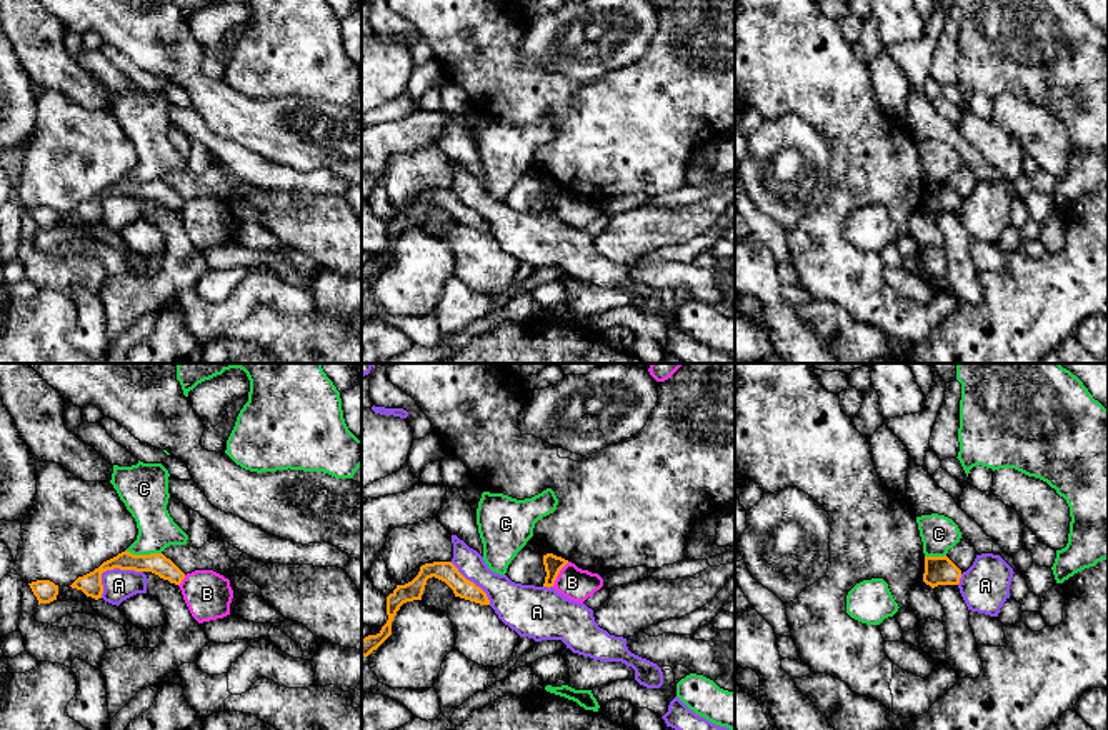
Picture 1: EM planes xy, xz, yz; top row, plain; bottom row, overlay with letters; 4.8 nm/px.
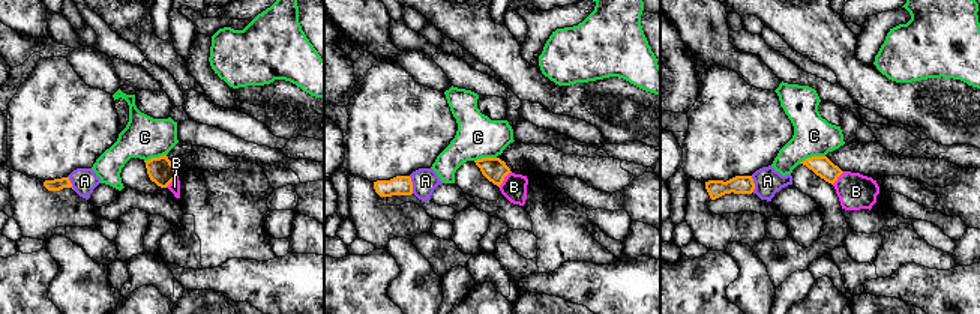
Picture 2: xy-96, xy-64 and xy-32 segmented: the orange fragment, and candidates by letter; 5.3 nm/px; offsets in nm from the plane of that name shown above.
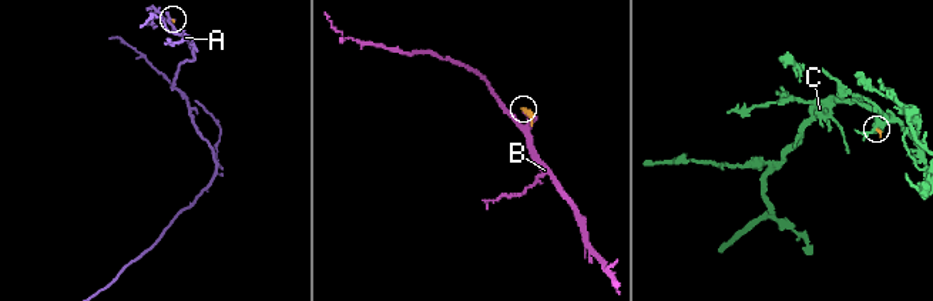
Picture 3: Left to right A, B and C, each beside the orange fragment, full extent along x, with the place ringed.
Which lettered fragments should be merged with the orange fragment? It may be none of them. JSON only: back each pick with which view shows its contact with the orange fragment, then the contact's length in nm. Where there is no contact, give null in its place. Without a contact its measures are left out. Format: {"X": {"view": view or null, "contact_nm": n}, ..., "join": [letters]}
{"join": []}

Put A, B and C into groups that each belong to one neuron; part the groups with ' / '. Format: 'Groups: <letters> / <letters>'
Groups: A / B / C

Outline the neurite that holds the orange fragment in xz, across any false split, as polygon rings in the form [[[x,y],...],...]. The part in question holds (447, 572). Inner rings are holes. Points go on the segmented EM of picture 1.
[[[452,562],[425,563],[412,582],[397,585],[397,588],[387,597],[388,620],[377,635],[362,638],[362,657],[368,657],[392,635],[392,622],[400,607],[407,602],[422,600],[427,580],[432,577],[445,582],[453,590],[455,597],[480,605],[490,605],[487,593],[473,582],[467,580]]]

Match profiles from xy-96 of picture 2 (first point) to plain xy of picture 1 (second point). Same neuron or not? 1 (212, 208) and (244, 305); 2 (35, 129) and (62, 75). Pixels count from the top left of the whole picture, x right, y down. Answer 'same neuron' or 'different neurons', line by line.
1: same neuron
2: different neurons

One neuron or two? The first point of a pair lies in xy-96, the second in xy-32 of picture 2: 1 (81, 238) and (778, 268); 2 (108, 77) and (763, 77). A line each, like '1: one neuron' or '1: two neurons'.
1: one neuron
2: one neuron

